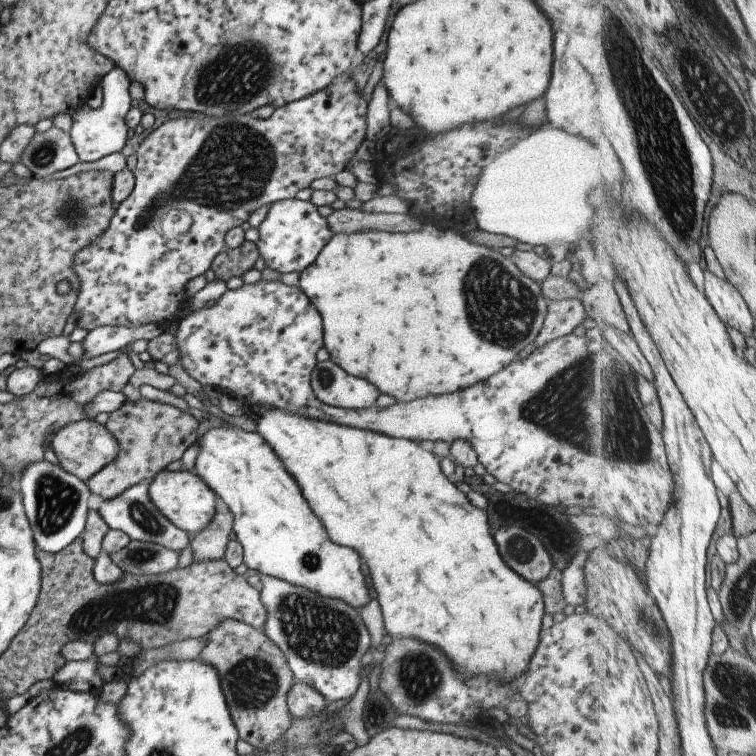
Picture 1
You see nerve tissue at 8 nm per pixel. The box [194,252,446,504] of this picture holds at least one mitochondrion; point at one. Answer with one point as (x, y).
(324, 377)

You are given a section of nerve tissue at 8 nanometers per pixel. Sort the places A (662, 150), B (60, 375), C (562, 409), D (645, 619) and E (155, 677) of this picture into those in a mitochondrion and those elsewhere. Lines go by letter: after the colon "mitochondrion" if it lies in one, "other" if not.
A: mitochondrion
B: other
C: mitochondrion
D: mitochondrion
E: other

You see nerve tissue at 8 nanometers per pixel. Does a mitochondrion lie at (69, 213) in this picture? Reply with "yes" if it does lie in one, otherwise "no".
yes

